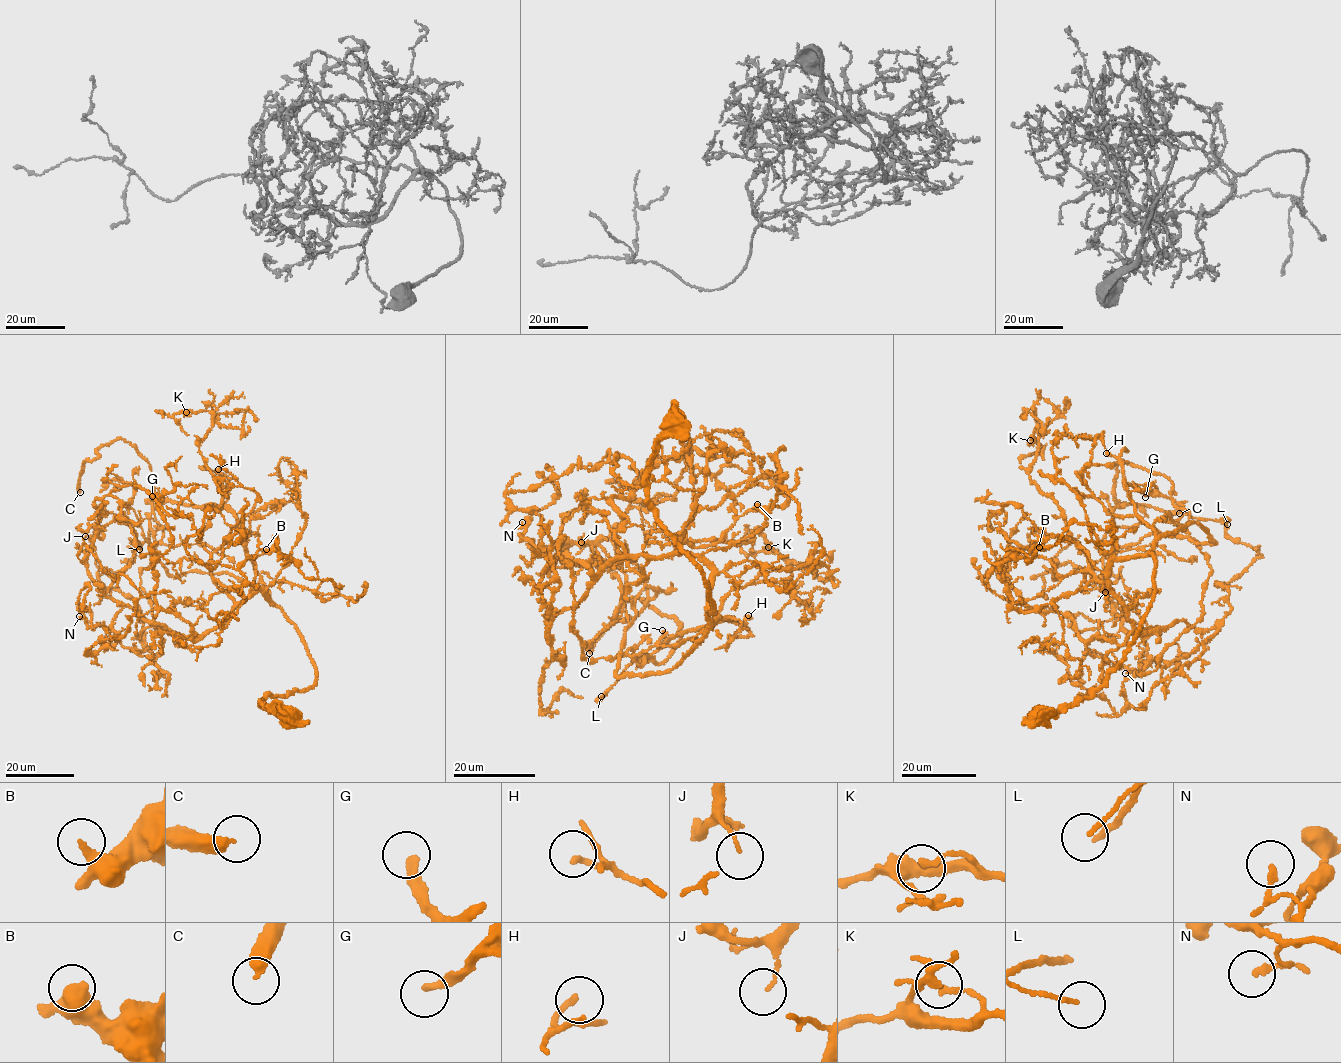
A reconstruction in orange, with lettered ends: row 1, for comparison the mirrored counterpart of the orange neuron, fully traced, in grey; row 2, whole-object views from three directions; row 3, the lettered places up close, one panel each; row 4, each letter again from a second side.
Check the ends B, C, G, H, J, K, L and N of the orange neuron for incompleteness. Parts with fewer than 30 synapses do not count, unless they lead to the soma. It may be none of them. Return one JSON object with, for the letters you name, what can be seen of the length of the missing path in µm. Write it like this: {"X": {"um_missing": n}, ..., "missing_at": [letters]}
{"C": {"um_missing": 130}, "G": {"um_missing": 60}, "missing_at": ["C", "G"]}

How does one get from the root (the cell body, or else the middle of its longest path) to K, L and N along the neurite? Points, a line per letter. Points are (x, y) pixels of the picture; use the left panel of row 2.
K: (291, 716), (260, 705), (314, 684), (314, 663), (261, 589), (236, 601), (212, 578), (213, 415), (186, 412)
L: (291, 716), (260, 705), (314, 684), (314, 663), (269, 594), (226, 573), (173, 577), (150, 526), (139, 549)
N: (291, 716), (260, 705), (314, 684), (314, 663), (261, 589), (188, 638), (128, 606), (107, 628), (79, 616)

